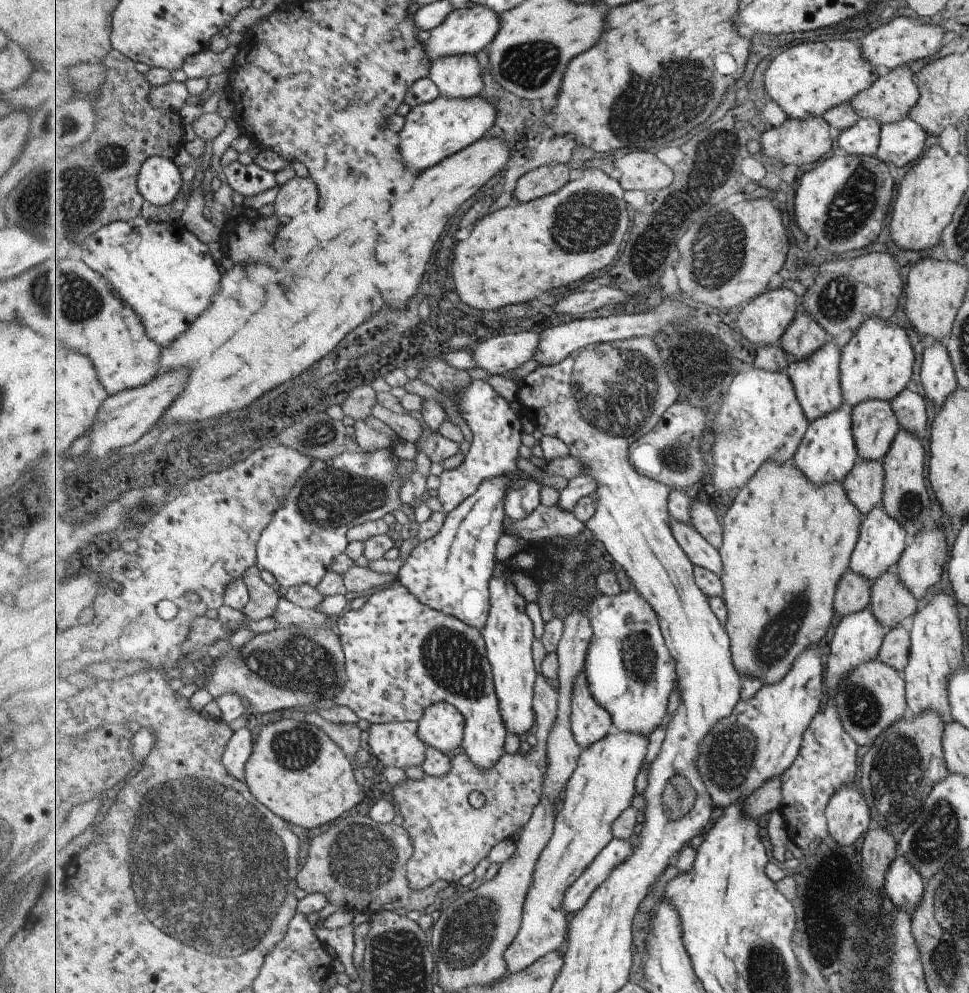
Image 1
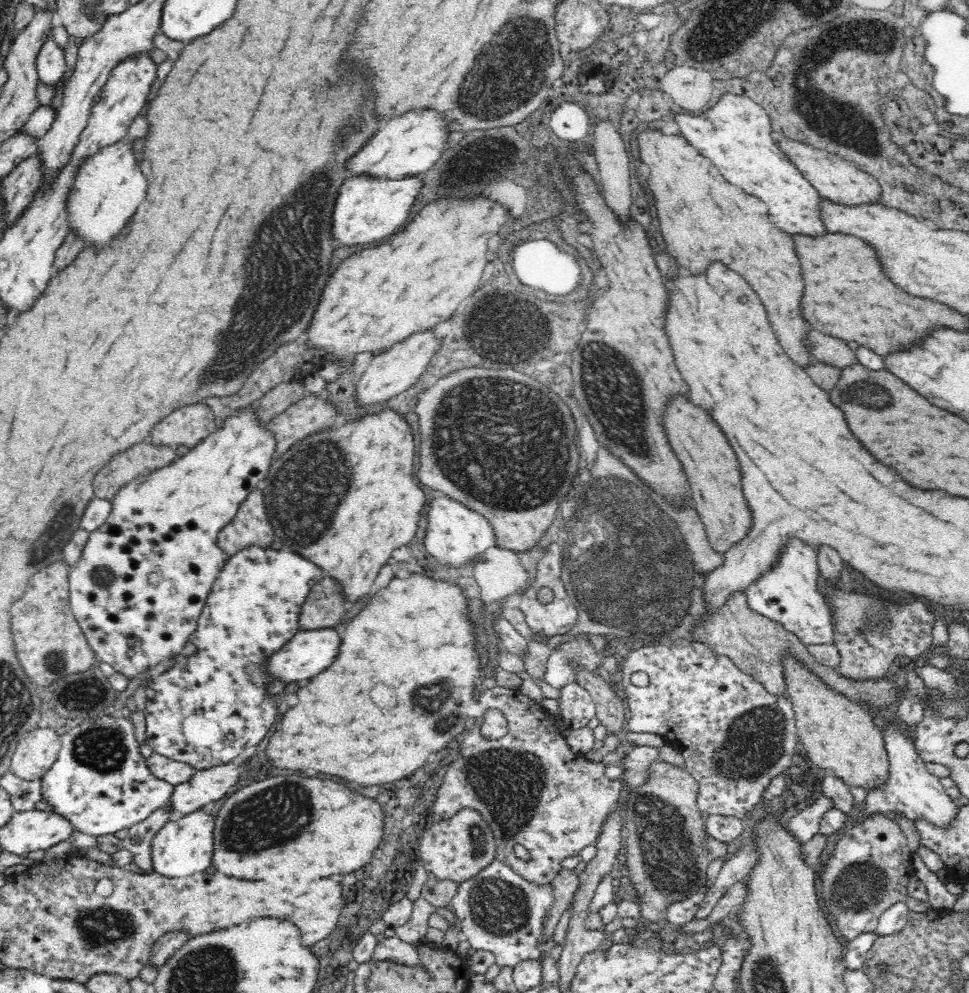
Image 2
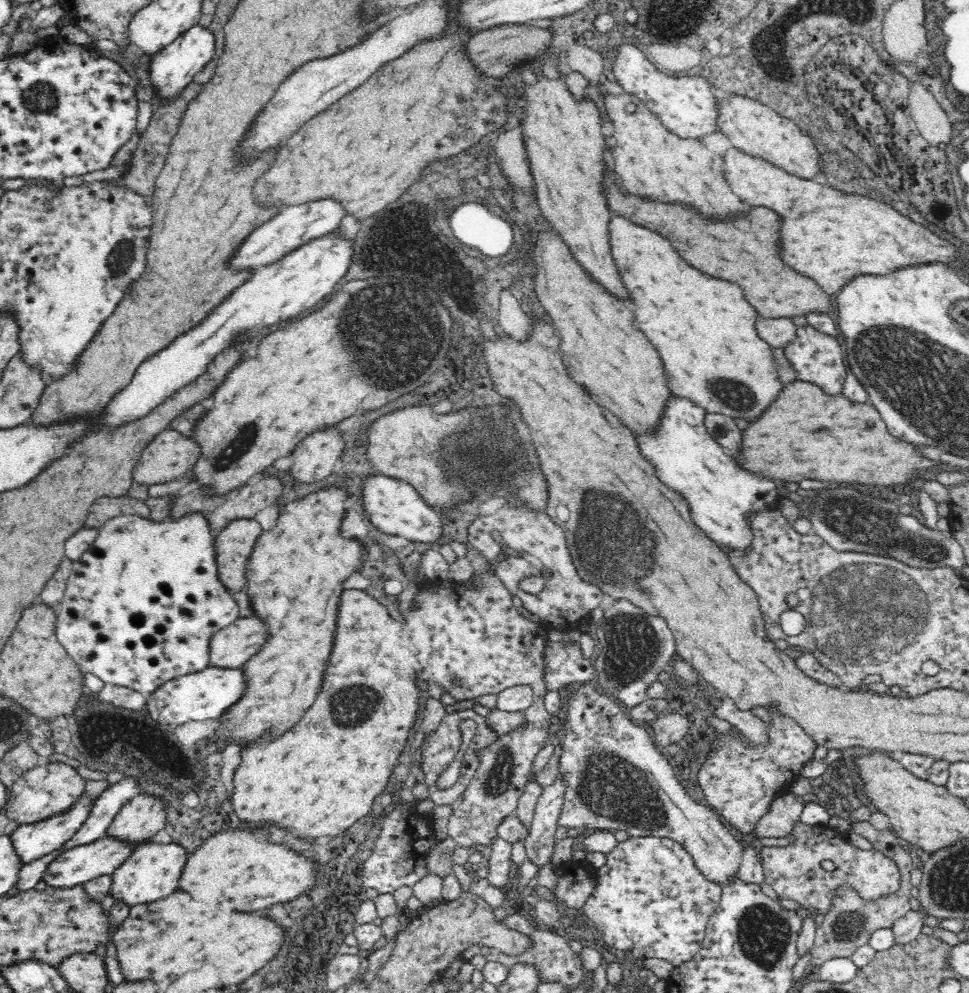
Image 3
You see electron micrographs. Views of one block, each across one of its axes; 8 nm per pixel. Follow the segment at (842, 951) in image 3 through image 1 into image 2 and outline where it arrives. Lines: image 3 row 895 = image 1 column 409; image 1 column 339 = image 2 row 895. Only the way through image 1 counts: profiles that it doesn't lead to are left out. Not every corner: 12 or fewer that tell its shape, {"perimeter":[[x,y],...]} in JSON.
{"perimeter":[[900,825],[842,829],[820,904],[848,941],[905,901],[915,870]]}

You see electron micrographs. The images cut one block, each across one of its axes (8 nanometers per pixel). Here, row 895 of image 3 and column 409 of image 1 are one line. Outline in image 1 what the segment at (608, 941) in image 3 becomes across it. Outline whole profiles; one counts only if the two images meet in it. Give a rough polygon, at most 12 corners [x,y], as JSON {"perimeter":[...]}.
{"perimeter":[[399,580],[336,617],[369,723],[465,718],[464,753],[505,756],[484,633]]}

